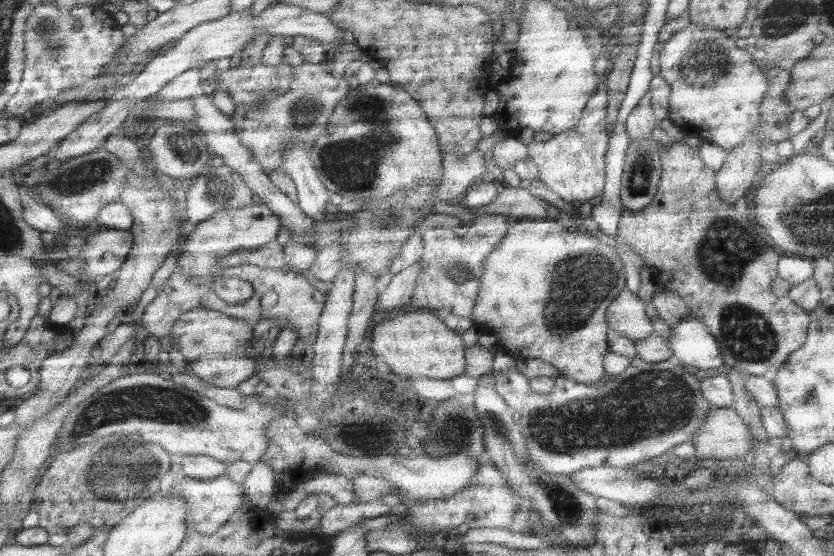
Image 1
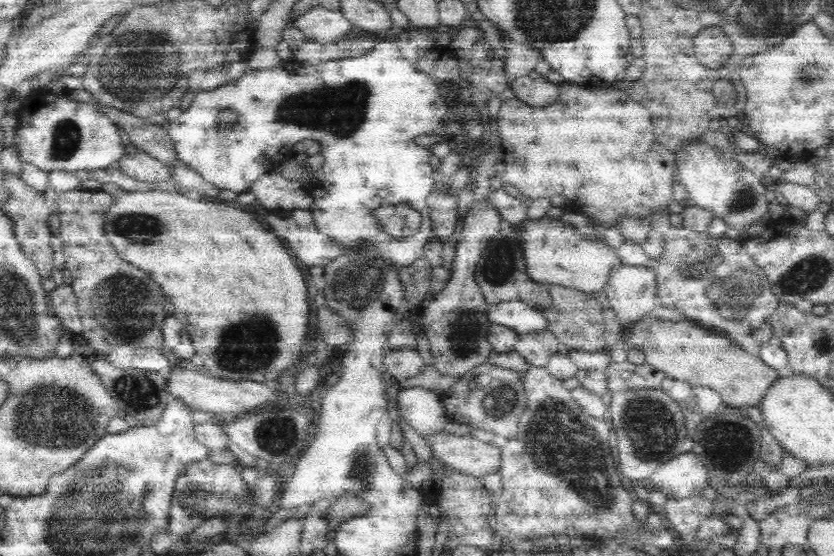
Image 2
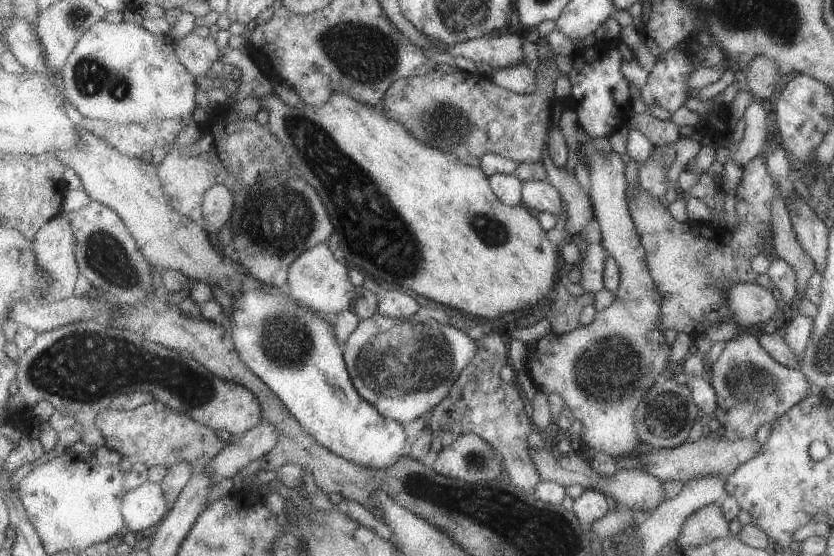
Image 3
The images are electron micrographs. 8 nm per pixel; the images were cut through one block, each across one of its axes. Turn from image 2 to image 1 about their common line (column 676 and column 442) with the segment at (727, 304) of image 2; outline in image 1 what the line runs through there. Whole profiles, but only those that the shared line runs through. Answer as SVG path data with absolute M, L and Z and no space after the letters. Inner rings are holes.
M481 215L461 231L447 228L422 231L425 252L420 258L422 271L413 291L410 307L429 312L446 310L451 315L471 318L480 286L482 264L505 238L509 224L510 221L501 215Z

